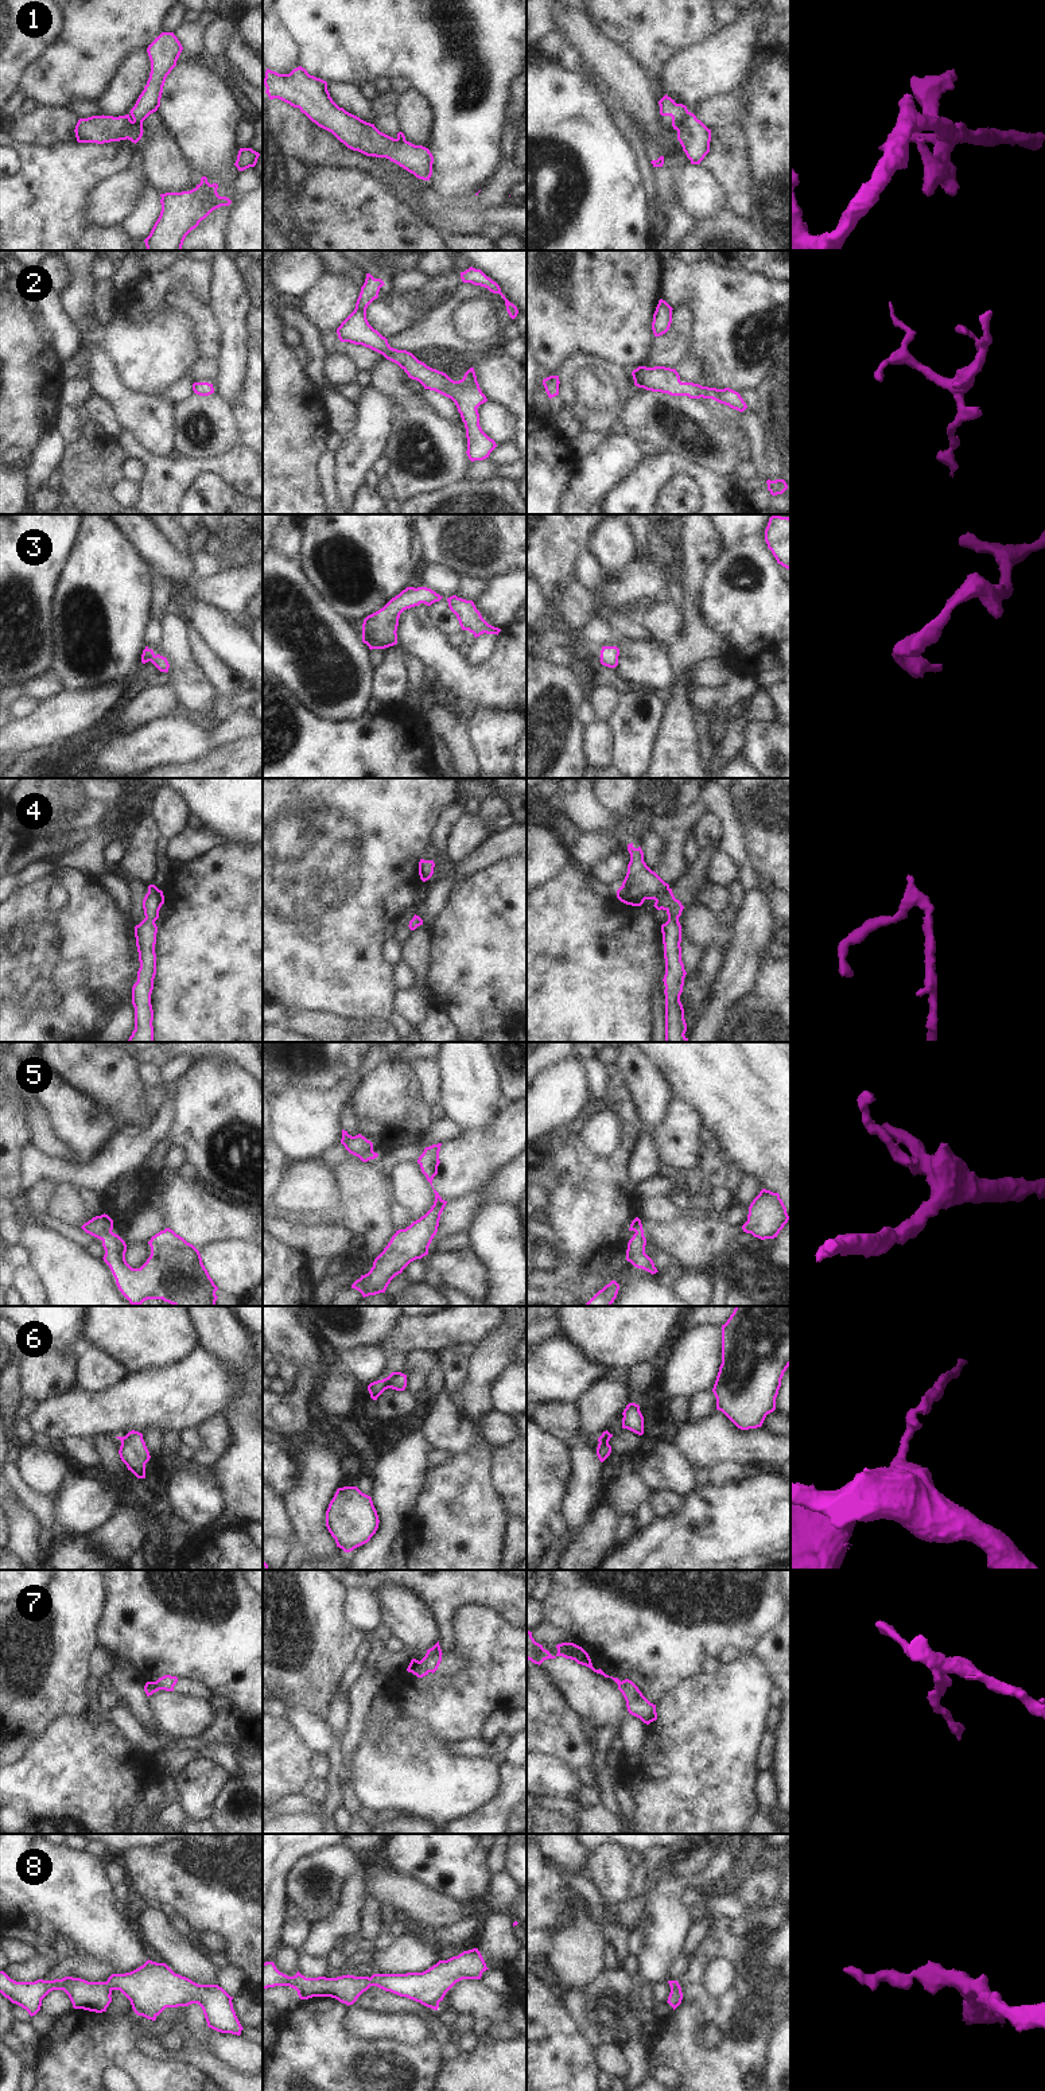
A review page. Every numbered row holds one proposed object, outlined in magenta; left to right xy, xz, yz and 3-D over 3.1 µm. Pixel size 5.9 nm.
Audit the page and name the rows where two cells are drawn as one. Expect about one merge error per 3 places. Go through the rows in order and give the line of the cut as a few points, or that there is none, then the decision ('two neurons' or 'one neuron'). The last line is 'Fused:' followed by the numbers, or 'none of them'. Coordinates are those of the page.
1: cut yz (690, 112), (676, 129); two neurons
2: cut none; one neuron
3: cut none; one neuron
4: cut none; one neuron
5: cut none; one neuron
6: cut xz (384, 1379), (388, 1387); two neurons
7: cut none; one neuron
8: cut none; one neuron
Fused: 1, 6

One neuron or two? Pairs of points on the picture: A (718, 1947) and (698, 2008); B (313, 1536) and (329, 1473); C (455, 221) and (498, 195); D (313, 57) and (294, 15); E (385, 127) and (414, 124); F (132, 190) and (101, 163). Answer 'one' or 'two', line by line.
A: one
B: one
C: two
D: one
E: two
F: two

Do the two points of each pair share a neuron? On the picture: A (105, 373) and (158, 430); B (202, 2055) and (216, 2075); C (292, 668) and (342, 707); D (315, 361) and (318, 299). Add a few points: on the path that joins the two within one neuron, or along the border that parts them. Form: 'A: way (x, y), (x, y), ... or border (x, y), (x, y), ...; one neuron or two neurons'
A: way (113, 388), (143, 416); one neuron
B: way (204, 2060), (213, 2070); one neuron
C: way (306, 683), (310, 687), (313, 700), (327, 704); one neuron
D: border (296, 310), (319, 331); two neurons

